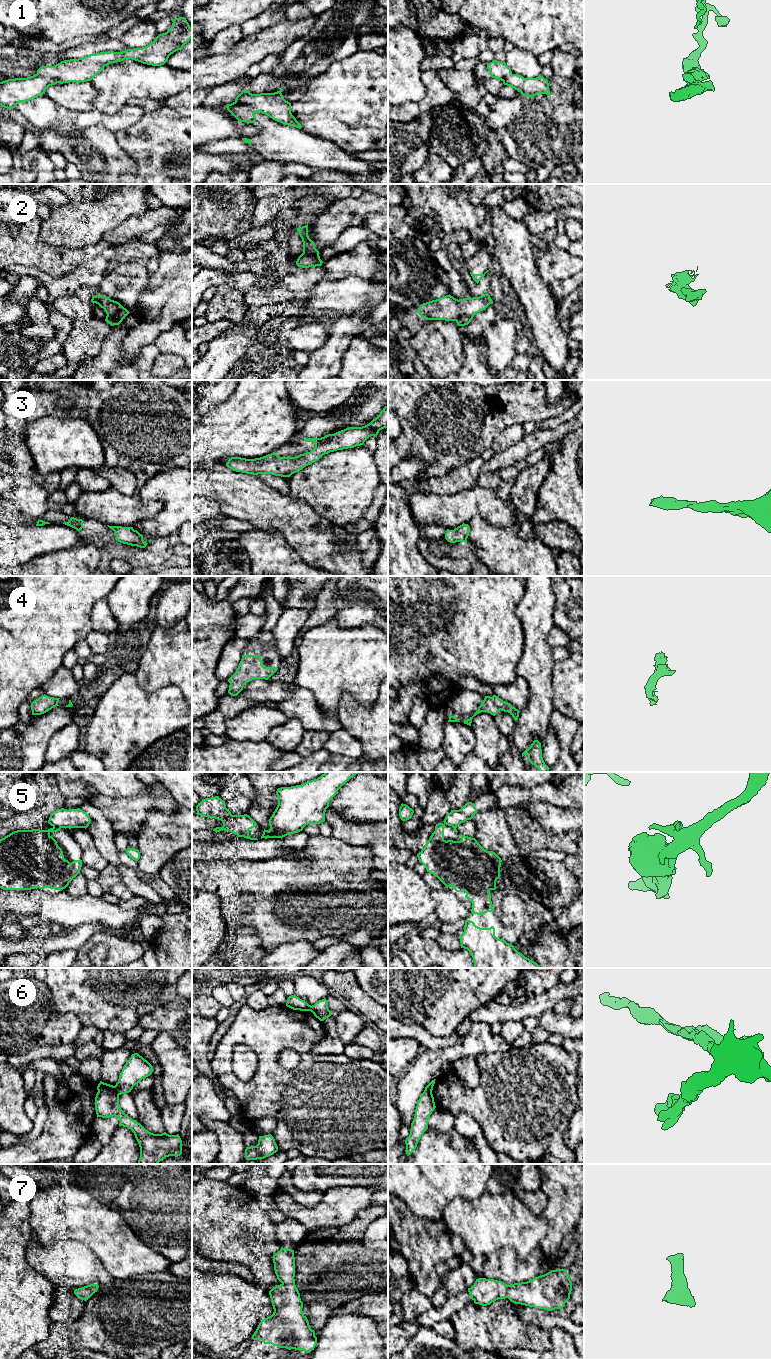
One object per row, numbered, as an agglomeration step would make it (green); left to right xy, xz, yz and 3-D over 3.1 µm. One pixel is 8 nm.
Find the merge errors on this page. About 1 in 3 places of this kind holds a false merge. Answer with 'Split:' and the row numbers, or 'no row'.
Split: 1, 5, 6

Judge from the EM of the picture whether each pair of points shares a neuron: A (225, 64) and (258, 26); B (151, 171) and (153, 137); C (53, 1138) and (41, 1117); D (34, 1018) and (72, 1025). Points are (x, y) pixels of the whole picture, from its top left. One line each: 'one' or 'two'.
A: two
B: one
C: two
D: one

